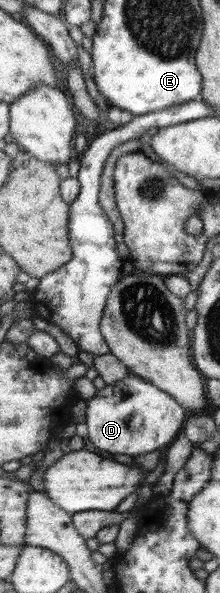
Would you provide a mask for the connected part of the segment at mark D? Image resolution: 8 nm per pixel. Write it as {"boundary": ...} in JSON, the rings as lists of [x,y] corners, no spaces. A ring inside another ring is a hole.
{"boundary":[[[131,374],[97,390],[95,396],[86,402],[87,437],[95,448],[112,455],[128,454],[133,459],[173,442],[173,436],[179,434],[187,416],[187,410],[163,389]]]}

